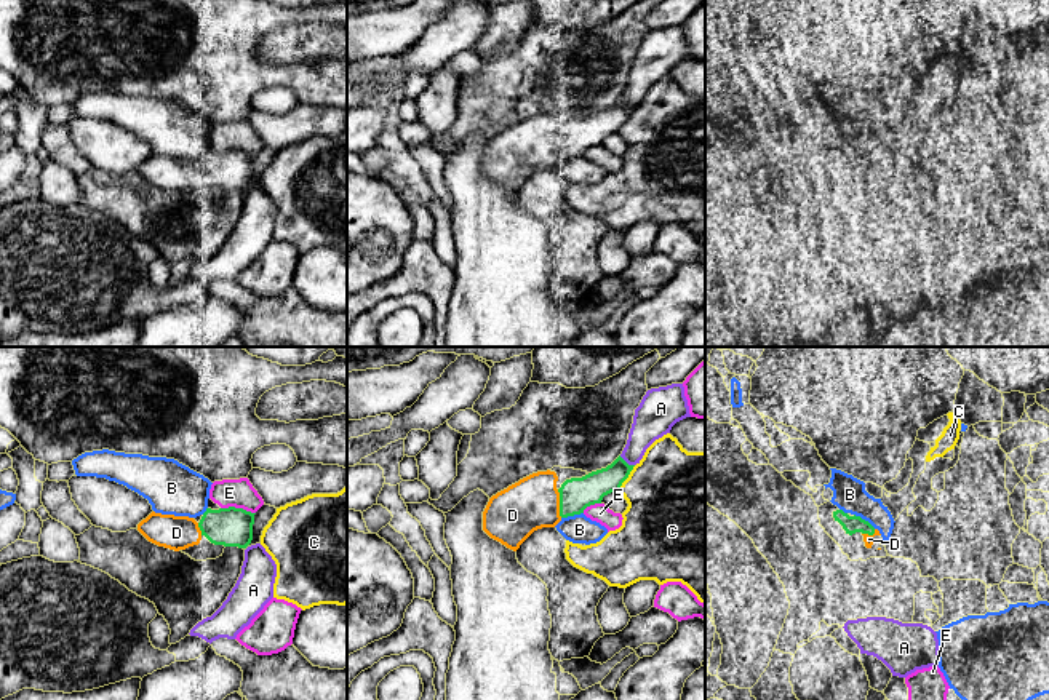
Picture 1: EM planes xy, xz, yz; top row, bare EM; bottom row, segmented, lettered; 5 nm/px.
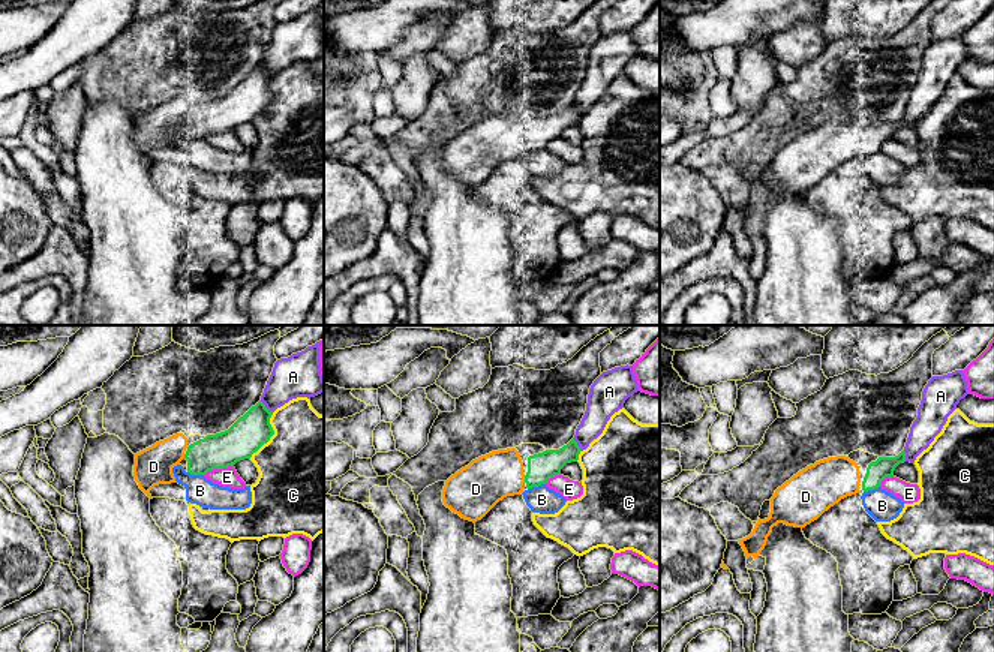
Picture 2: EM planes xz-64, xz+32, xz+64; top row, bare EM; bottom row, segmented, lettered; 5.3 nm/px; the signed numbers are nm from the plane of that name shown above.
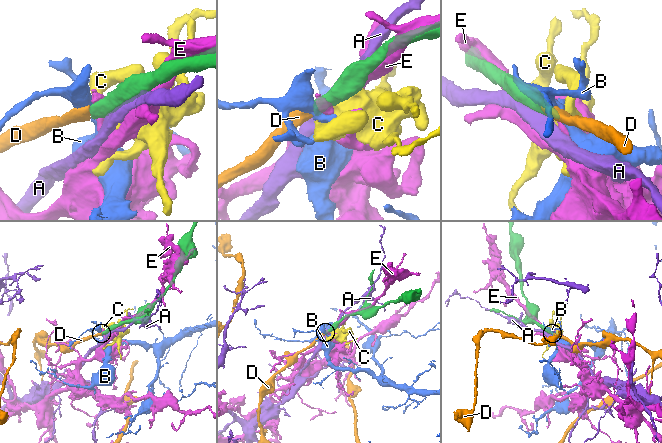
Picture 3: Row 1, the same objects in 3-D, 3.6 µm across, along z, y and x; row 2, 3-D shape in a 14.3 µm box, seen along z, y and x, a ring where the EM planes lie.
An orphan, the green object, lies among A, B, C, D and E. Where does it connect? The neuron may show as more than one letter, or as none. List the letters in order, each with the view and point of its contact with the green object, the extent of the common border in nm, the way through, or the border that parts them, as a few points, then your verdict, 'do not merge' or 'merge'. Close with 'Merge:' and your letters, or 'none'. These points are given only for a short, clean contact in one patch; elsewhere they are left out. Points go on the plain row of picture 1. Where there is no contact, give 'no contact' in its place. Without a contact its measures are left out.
A: meets green in xz at (626, 104); contact 90 nm long; do not merge
B: meets green in xz at (571, 157); contact 120 nm long; do not merge
C: meets green in xz at (627, 119); contact 160 nm long; do not merge
D: meets green in xz at (560, 146); contact 150 nm long; merge
E: meets green in xy at (239, 151); contact 180 nm long; do not merge
Merge: D

